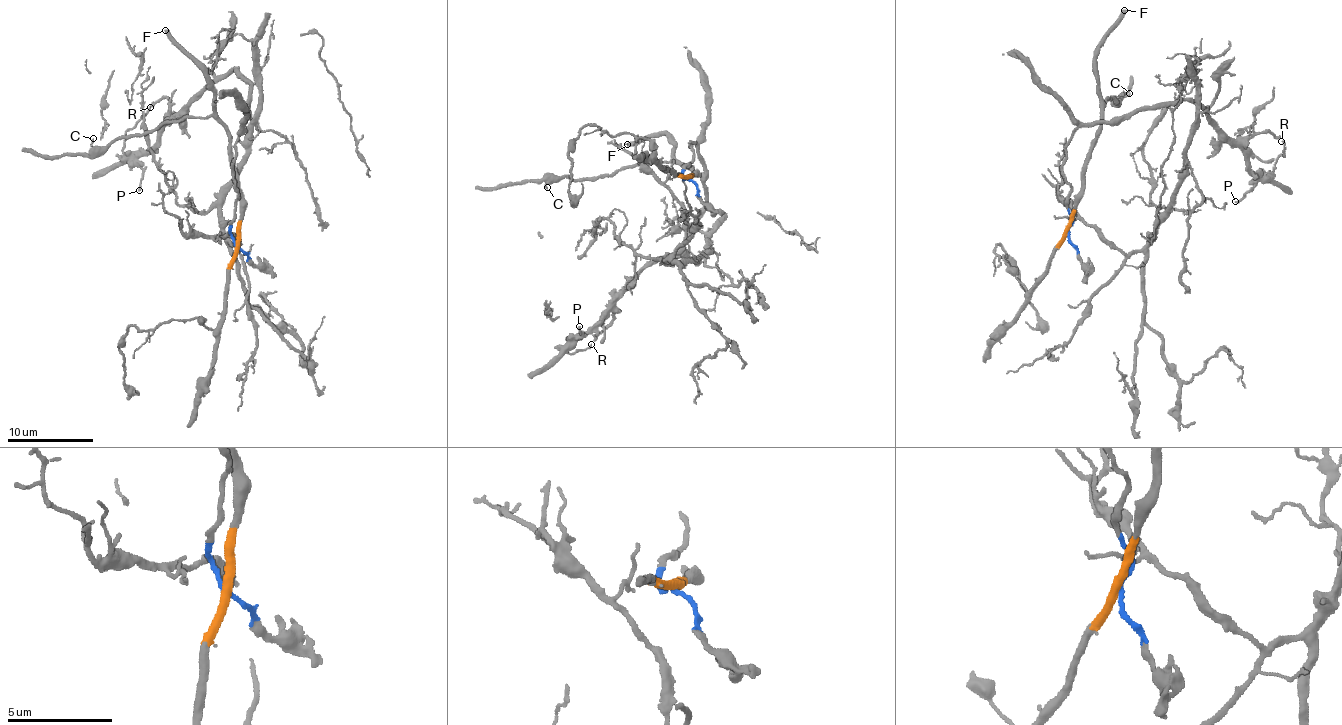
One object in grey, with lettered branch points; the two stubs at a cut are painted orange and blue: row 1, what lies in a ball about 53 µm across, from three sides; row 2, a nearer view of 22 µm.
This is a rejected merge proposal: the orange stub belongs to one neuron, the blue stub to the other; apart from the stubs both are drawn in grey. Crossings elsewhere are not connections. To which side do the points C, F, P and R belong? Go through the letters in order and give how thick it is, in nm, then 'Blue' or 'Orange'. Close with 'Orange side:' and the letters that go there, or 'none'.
C: Thickness 130 nm. Orange
F: Thickness 380 nm. Orange
P: Thickness 190 nm. Blue
R: Thickness 110 nm. Blue
Orange side: C, F

